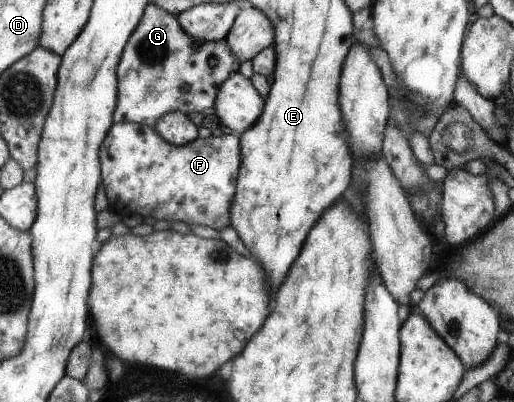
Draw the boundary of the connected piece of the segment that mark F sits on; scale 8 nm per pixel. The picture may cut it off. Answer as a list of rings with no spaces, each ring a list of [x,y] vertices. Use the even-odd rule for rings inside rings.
[[[129,121],[112,123],[98,152],[102,161],[102,187],[108,201],[107,206],[115,203],[115,213],[121,217],[139,213],[143,218],[207,225],[220,231],[230,227],[230,209],[234,203],[239,168],[242,165],[240,153],[240,137],[232,134],[210,135],[196,138],[189,144],[175,146],[167,143],[152,127]]]

